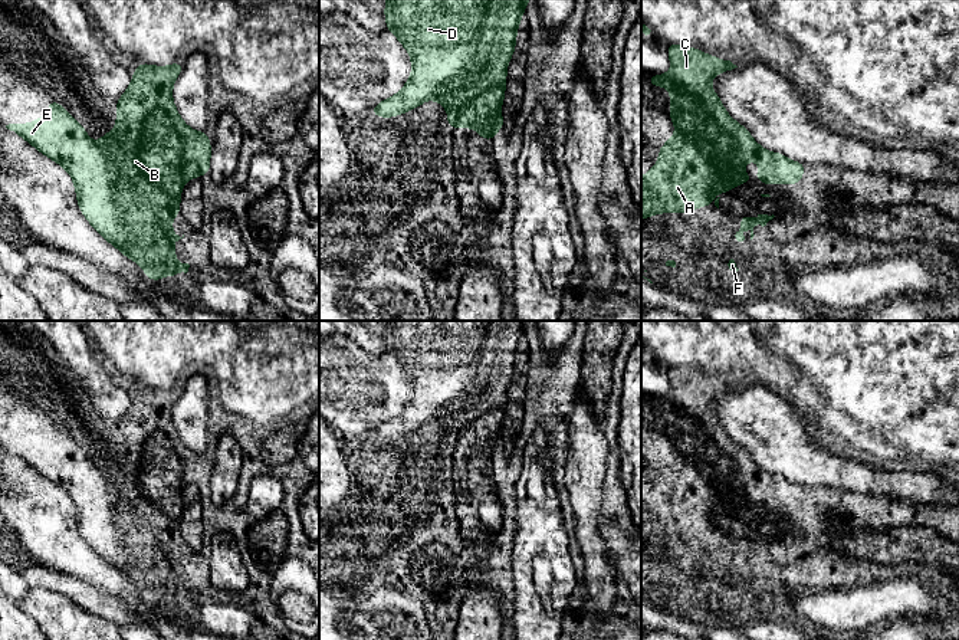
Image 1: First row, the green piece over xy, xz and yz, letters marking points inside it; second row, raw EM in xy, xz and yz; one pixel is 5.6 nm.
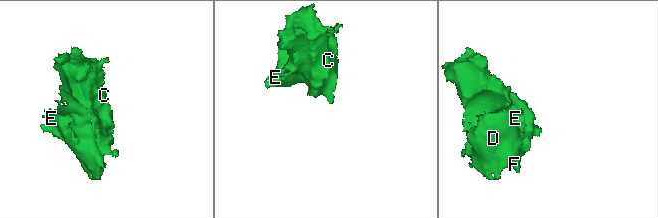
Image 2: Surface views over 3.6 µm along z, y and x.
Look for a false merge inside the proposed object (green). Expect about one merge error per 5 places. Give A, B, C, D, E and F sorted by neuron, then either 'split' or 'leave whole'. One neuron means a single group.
groups A B C D E F; leave whole

